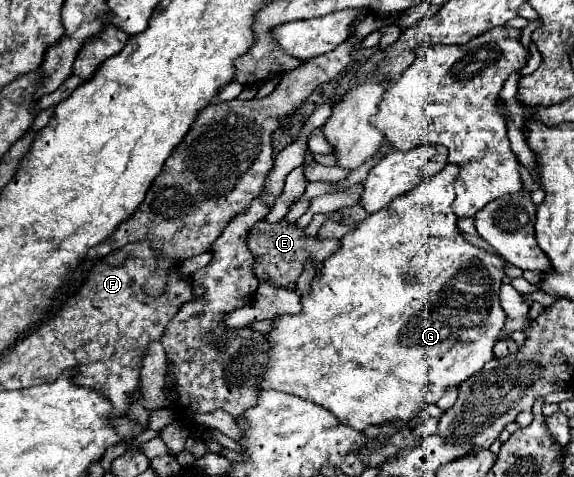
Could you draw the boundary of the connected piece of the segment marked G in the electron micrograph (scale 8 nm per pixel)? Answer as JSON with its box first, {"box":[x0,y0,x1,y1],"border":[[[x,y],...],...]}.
{"box":[262,163,506,431],"border":[[[448,163],[440,173],[422,179],[412,191],[396,197],[382,211],[368,215],[354,231],[340,239],[340,249],[324,261],[320,275],[312,281],[310,295],[302,295],[302,311],[298,315],[282,315],[274,319],[274,329],[270,331],[270,365],[262,381],[262,389],[276,389],[284,393],[298,395],[316,405],[322,405],[330,413],[334,413],[340,421],[348,421],[348,425],[356,431],[366,429],[366,425],[380,425],[396,419],[398,423],[408,423],[414,411],[422,409],[426,403],[436,403],[442,391],[450,385],[460,385],[464,379],[476,375],[490,359],[494,359],[494,343],[498,341],[498,333],[502,333],[506,323],[506,313],[500,307],[500,285],[504,279],[506,261],[490,251],[472,247],[458,229],[458,217],[452,211],[452,183],[460,173],[460,165]]]}

